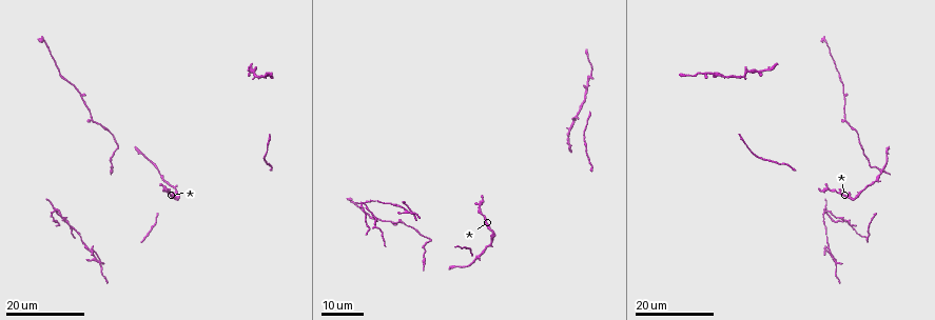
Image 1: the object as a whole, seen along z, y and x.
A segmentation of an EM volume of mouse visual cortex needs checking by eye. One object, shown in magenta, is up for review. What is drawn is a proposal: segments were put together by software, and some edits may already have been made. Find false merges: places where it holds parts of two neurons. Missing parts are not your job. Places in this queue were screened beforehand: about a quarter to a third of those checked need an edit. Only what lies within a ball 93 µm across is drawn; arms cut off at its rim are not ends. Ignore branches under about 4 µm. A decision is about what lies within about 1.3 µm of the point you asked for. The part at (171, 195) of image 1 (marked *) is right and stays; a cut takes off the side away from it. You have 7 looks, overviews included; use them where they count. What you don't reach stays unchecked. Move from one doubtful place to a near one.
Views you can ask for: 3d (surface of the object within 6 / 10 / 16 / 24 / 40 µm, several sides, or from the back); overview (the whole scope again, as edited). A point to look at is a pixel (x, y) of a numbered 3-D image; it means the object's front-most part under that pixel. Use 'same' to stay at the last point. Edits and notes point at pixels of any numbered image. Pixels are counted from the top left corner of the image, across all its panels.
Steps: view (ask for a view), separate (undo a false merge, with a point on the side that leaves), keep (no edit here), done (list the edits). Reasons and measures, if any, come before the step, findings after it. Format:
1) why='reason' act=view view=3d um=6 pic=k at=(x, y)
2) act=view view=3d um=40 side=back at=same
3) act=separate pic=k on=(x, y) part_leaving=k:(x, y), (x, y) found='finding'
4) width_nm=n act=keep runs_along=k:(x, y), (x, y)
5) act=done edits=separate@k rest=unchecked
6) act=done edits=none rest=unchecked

why='four-way junction' act=view view=3d um=24 pic=1 at=(836, 263)

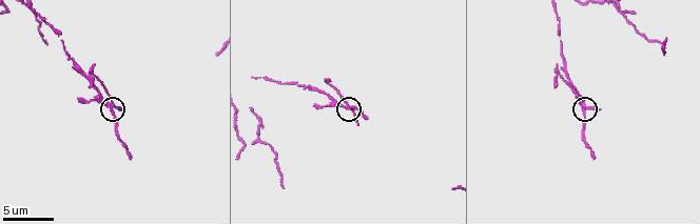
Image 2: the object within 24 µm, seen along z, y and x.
act=view view=3d um=10 pic=2 at=(583, 103)

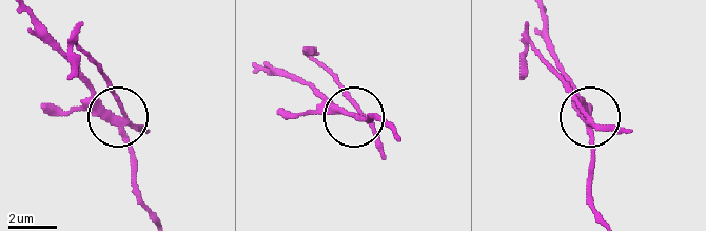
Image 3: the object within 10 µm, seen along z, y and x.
act=separate pic=3 on=(106, 82) part_leaving=3:(108, 112), (116, 96), (77, 41), (79, 25) found='a second neuron is stuck on'

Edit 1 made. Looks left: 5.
act=view view=3d um=24 pic=1 at=(843, 99)

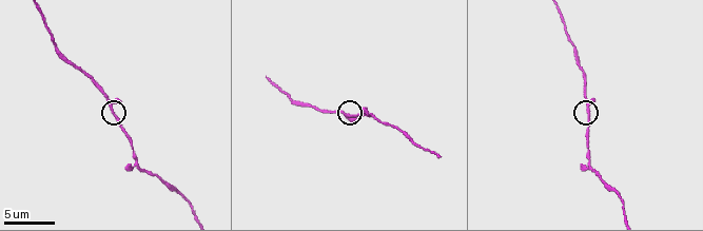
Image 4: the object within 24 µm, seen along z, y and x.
act=view view=3d um=6 pic=4 at=(349, 115)

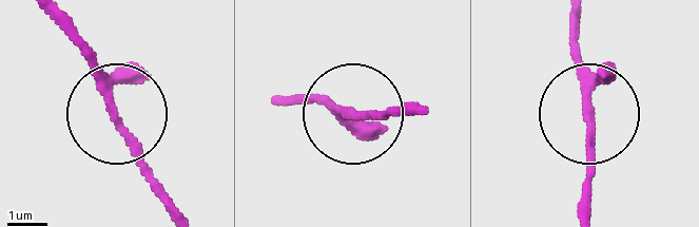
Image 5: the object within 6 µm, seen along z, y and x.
width_nm=190 act=keep found='one neuron here'

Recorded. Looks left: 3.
why='four arms meet' act=view view=3d um=16 pic=1 at=(827, 209)

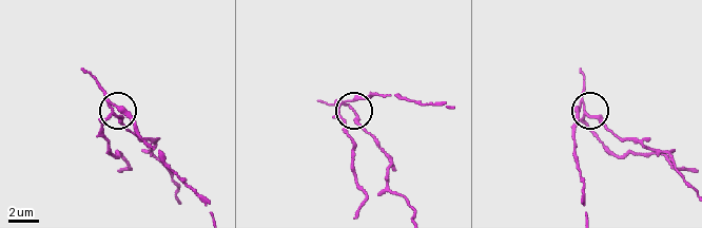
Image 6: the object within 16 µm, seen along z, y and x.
why='closer look' act=view view=3d um=6 pic=6 at=(118, 116)

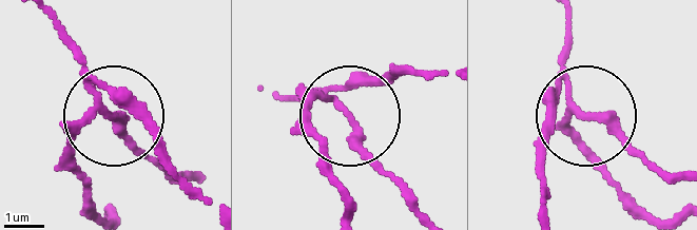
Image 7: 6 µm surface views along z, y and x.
act=view view=3d um=6 side=back pic=7 at=(345, 107)

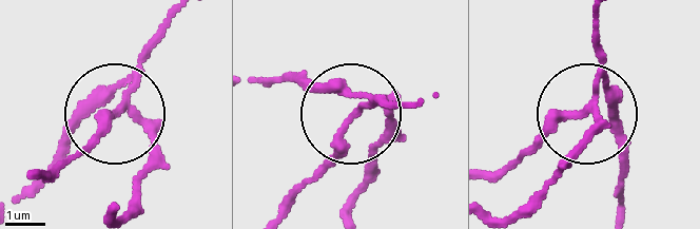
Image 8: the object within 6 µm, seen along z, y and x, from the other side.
act=separate pic=8 on=(154, 131) part_leaving=8:(133, 76), (96, 134), (45, 174) found='two neurons meet here'

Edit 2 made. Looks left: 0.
act=done edits=separate@3,separate@8 rest=unchecked

